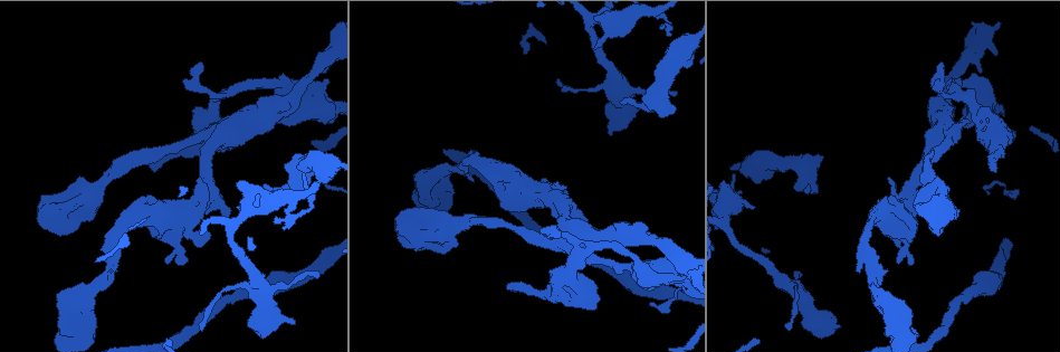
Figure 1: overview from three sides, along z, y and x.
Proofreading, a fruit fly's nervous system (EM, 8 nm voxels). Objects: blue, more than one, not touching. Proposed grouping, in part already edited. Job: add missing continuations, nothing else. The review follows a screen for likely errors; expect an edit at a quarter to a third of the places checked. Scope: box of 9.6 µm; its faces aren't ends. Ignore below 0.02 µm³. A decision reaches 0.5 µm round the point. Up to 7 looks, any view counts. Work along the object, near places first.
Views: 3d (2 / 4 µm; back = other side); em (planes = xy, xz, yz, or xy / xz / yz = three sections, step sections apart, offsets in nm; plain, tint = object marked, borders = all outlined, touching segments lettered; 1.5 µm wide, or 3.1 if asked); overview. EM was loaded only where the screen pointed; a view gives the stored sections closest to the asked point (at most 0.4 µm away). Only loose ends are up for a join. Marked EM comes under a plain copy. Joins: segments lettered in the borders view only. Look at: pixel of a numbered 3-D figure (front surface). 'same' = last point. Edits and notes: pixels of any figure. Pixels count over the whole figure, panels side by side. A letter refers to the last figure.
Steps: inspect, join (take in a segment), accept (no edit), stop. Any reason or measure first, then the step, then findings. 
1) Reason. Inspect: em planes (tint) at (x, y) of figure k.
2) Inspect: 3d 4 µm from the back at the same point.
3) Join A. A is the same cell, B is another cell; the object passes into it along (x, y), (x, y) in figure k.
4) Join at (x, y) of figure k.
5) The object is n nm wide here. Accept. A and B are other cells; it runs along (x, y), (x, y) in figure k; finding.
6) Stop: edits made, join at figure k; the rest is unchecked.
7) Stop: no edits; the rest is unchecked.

Free end. Inspect: em planes (tint) at (560, 81) of figure 1.

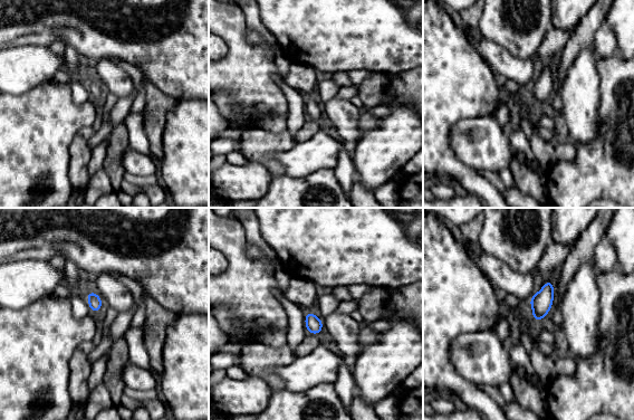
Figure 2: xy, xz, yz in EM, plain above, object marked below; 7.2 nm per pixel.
Inspect: em planes (borders) at the same point.

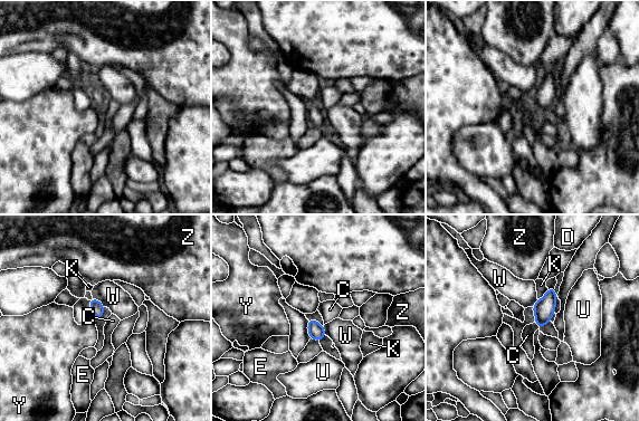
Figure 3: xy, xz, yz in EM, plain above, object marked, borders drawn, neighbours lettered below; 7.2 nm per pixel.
The longest contact is with W, 120 nm. Accept. C, D, E, K, U, W, Y and Z are other cells; a border runs along (93, 296), (105, 306) in figure 3; no lettered segment goes on from it.

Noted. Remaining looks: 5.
Inspect: em planes (borders) at (896, 263) of figure 1.

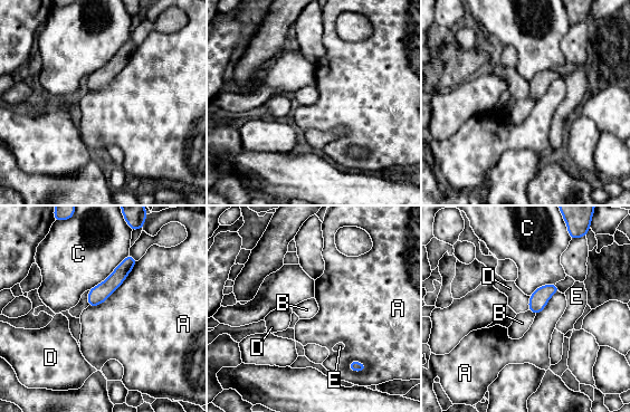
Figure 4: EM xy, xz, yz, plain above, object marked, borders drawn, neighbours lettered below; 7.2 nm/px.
Accept. A, B, C, D and E are other cells; it runs along (130, 258), (118, 276), (92, 304) in figure 4; none of them fits.

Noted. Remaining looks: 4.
Inspect: em planes (borders) at (192, 112) of figure 1.

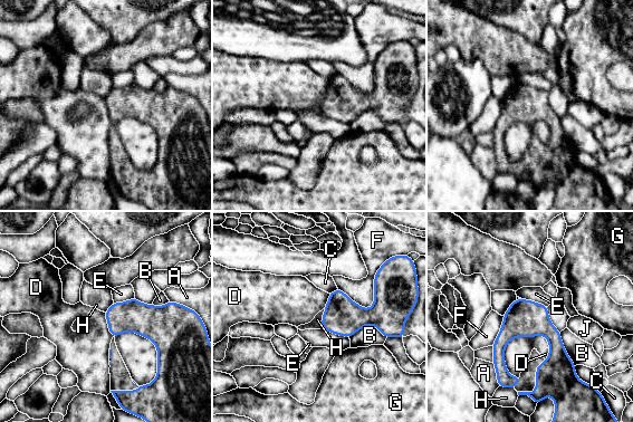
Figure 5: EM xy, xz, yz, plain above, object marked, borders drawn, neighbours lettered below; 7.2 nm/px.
The longest contact is with F, 300 nm. Accept. A, B, C, D, E, F, G, H and J are other cells; a border runs along (104, 313), (107, 329), (113, 336) in figure 5; no lettered segment goes on from it.

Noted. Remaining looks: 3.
Stop: no edits; the rest is unchecked.

